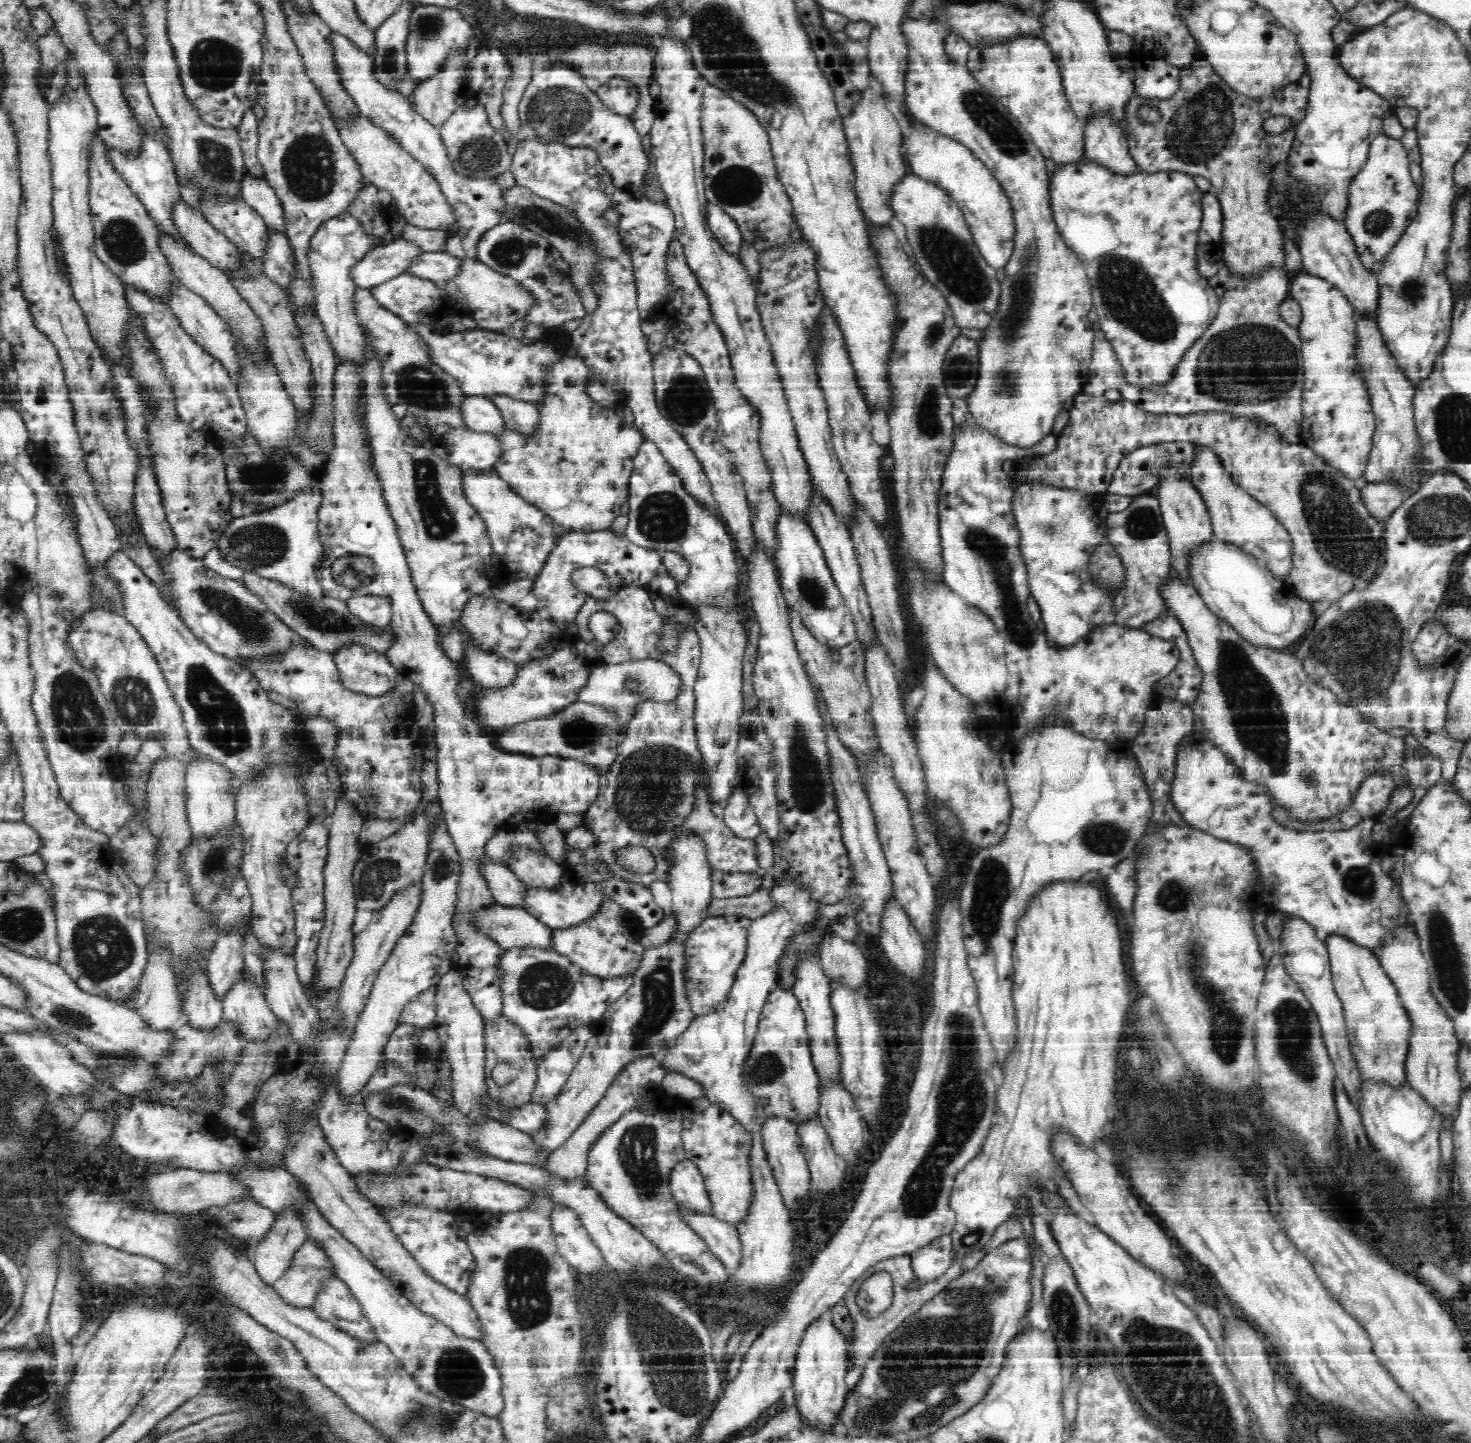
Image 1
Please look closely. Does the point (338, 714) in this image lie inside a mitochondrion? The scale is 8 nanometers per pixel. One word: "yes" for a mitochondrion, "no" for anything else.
no

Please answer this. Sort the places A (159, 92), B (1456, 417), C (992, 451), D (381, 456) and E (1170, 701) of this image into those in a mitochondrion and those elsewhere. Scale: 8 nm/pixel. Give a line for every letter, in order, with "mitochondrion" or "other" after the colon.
A: other
B: mitochondrion
C: other
D: other
E: other

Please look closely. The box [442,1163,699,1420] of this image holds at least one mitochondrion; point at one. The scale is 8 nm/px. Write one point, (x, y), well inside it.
(526, 1270)

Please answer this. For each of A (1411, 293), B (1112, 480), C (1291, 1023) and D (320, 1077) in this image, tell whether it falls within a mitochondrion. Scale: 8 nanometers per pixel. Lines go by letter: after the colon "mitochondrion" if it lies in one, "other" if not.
A: mitochondrion
B: other
C: mitochondrion
D: other

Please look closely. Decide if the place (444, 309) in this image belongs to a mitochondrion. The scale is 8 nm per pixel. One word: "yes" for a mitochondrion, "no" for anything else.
no

